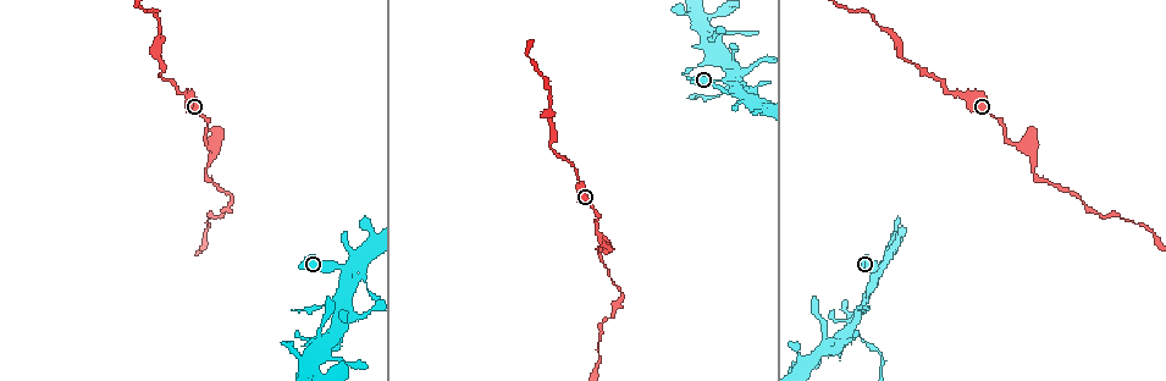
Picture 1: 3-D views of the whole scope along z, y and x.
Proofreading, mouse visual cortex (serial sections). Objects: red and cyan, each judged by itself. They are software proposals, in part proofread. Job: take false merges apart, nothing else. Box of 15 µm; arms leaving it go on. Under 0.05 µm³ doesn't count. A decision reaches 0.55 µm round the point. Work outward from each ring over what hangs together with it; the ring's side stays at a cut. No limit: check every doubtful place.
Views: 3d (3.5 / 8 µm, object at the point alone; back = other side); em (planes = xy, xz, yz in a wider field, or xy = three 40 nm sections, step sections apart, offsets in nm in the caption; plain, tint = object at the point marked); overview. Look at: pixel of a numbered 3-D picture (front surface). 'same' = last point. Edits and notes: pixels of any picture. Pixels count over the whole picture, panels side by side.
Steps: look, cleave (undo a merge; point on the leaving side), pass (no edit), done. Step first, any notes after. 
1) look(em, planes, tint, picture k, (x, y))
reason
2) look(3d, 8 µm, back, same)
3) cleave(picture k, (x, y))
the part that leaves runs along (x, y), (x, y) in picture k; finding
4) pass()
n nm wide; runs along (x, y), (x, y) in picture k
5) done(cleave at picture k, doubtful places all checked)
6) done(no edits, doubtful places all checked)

look(3d, 3.5 µm, picture 1, (1033, 170))
thick turns thin

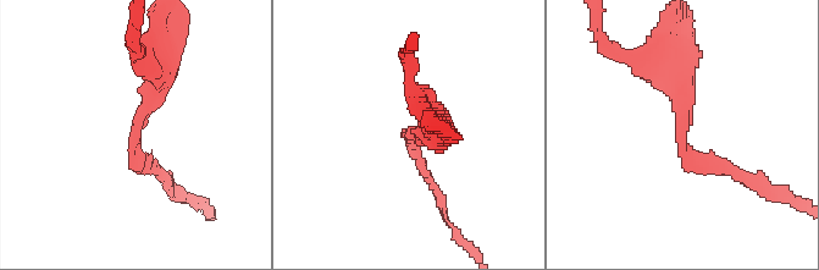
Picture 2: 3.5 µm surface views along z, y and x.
look(em, xy, step 3, tint, picture 2, (136, 134))
arms of 150, 350 nm

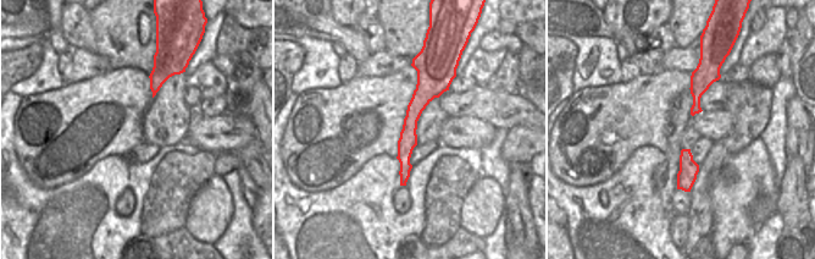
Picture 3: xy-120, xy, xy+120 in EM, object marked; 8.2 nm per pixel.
pass()
runs along (664, 70), (689, 153), (735, 171) in picture 2; one cell here

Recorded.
look(3d, 3.5 µm, picture 1, (733, 96))
sudden change in width

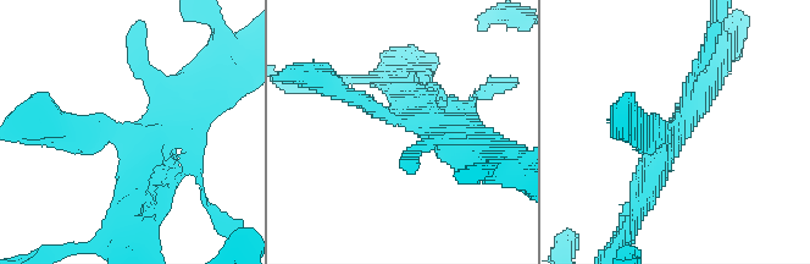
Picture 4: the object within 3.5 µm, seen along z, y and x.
look(em, xy, step 1, tint, picture 4, (401, 118))
4 arms; arms of 250, 250, 350, 350 nm; now the EM

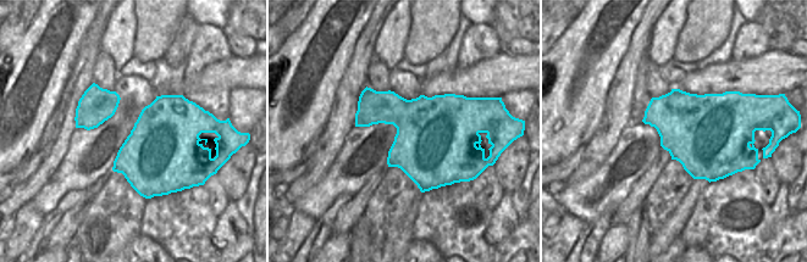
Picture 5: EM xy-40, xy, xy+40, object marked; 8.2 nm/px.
pass()
runs along (56, 125), (123, 132), (143, 152), (139, 208) in picture 4; all the same cell

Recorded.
look(3d, 3.5 µm, picture 1, (861, 338))
thin neck

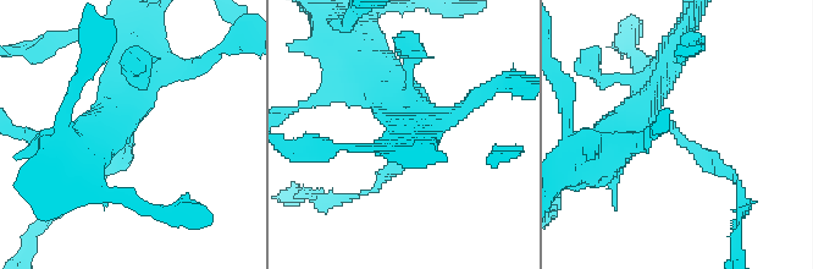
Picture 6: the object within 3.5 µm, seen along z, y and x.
look(em, xy, step 2, tint, picture 6, (131, 137))
arms of 150, 400 nm

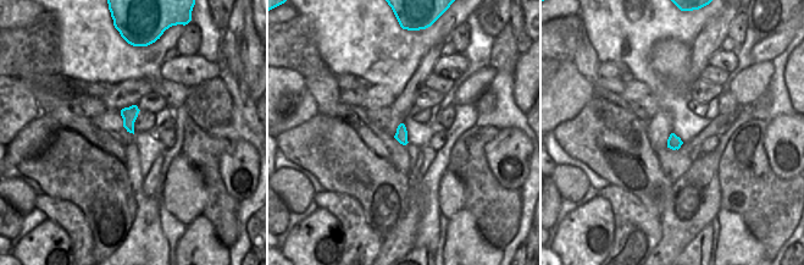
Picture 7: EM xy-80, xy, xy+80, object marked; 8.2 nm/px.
cleave(picture 6, (718, 171))
two cells meet here

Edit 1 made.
done(cleave at picture 6, doubtful places all checked)

